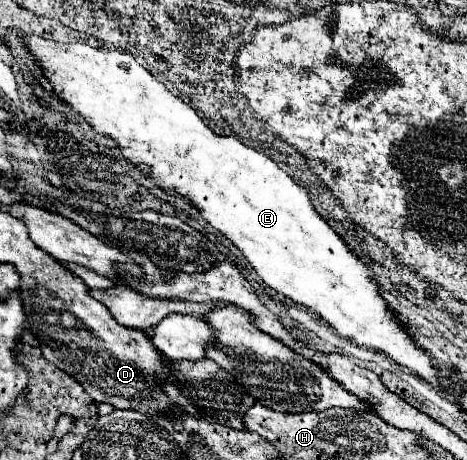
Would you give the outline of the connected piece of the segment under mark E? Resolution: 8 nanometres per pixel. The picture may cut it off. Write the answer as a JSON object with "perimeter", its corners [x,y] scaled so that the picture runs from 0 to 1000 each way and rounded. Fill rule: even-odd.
{"perimeter":[[[49,76],[49,93],[71,120],[75,141],[88,150],[88,163],[105,180],[109,198],[135,224],[152,228],[152,237],[173,250],[208,289],[238,298],[255,320],[263,346],[323,385],[345,415],[388,428],[409,450],[418,450],[456,498],[465,498],[495,533],[503,533],[520,550],[520,559],[572,624],[696,693],[730,733],[743,733],[773,754],[824,767],[846,789],[889,807],[936,850],[949,850],[940,837],[940,807],[923,789],[919,767],[897,759],[884,746],[884,733],[833,680],[833,663],[812,641],[809,617],[794,585],[730,524],[730,515],[700,489],[700,480],[679,467],[657,415],[636,402],[567,333],[520,315],[516,307],[507,307],[507,298],[456,289],[452,276],[439,272],[435,259],[418,246],[418,237],[375,211],[349,176],[306,150],[276,115],[221,111],[182,93],[131,98],[75,76]]]}

